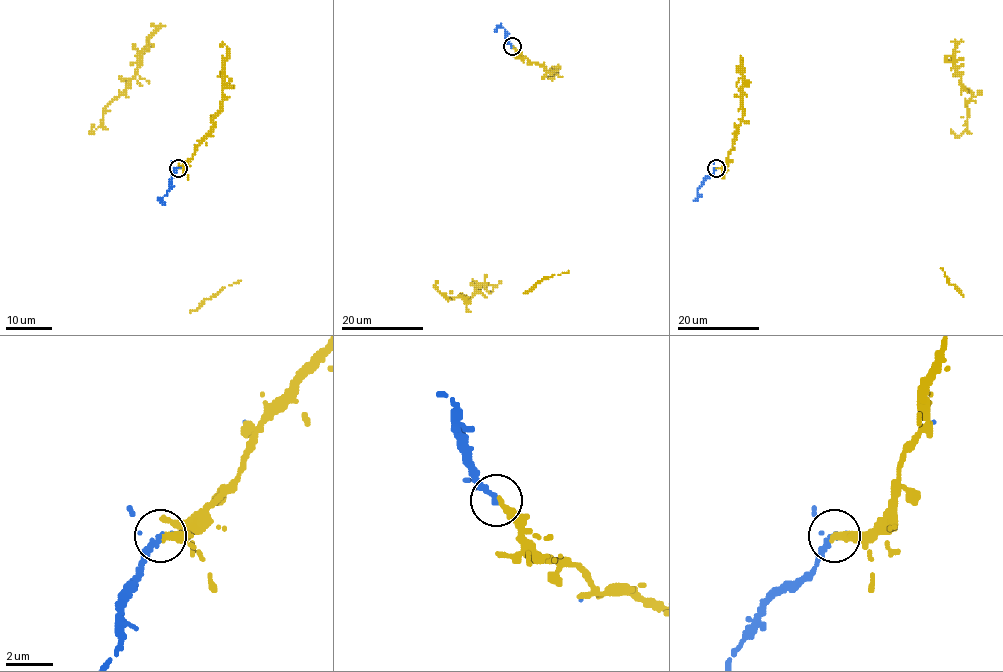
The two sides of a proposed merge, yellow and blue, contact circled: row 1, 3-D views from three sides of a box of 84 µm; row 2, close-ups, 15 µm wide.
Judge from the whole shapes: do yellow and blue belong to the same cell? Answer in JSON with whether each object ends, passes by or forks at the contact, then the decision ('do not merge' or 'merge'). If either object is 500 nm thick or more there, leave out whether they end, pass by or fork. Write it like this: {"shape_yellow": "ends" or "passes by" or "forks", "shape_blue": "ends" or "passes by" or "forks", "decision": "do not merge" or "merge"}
{"shape_yellow": "ends", "shape_blue": "ends", "decision": "merge"}

